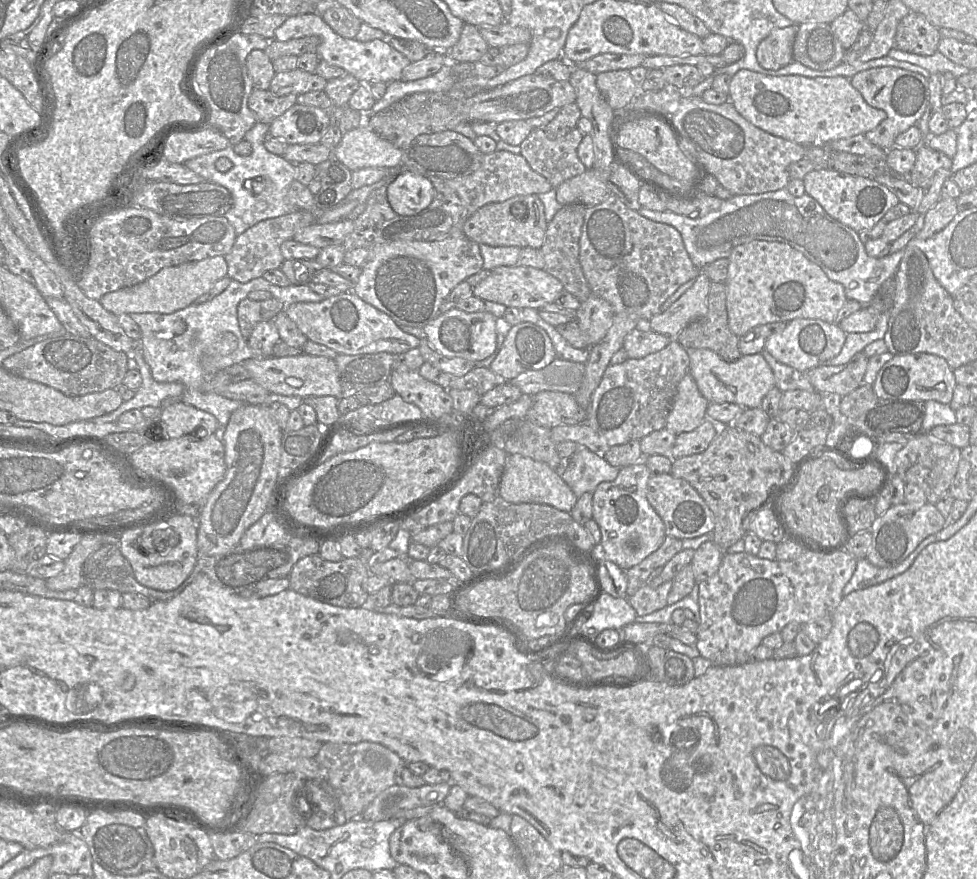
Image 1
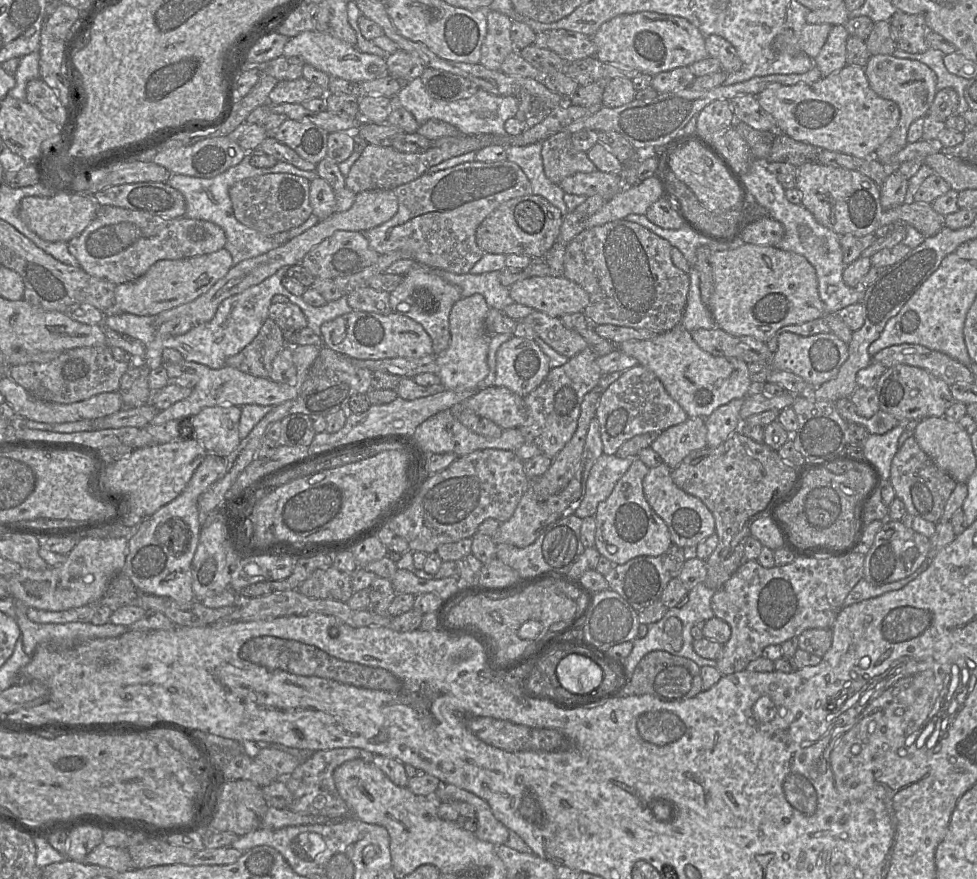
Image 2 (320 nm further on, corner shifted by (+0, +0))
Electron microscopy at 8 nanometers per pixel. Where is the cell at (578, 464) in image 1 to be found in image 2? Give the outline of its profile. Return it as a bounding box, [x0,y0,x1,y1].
[575,454,636,519]

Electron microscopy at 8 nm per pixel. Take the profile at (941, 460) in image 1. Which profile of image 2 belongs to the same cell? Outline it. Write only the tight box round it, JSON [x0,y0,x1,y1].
[889,437,957,523]

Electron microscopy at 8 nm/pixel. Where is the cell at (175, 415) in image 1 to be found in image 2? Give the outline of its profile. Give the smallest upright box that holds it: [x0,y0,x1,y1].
[182,405,241,458]

